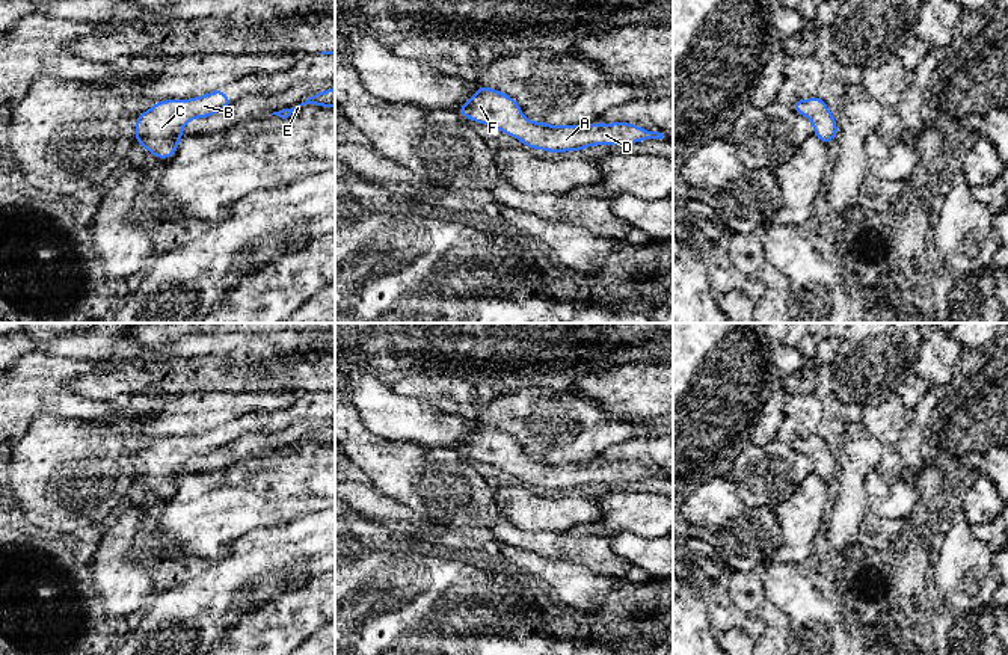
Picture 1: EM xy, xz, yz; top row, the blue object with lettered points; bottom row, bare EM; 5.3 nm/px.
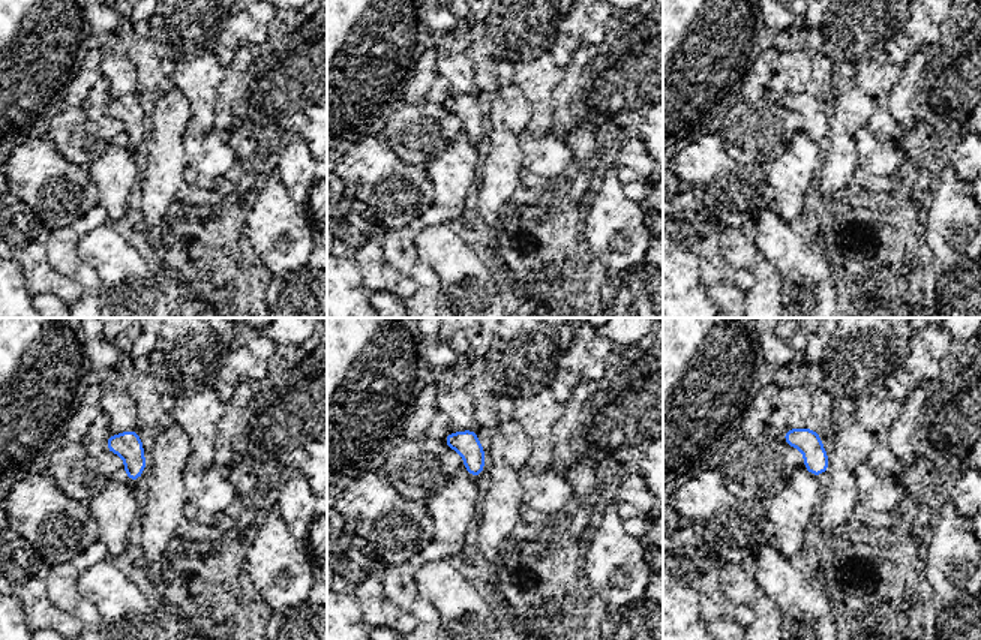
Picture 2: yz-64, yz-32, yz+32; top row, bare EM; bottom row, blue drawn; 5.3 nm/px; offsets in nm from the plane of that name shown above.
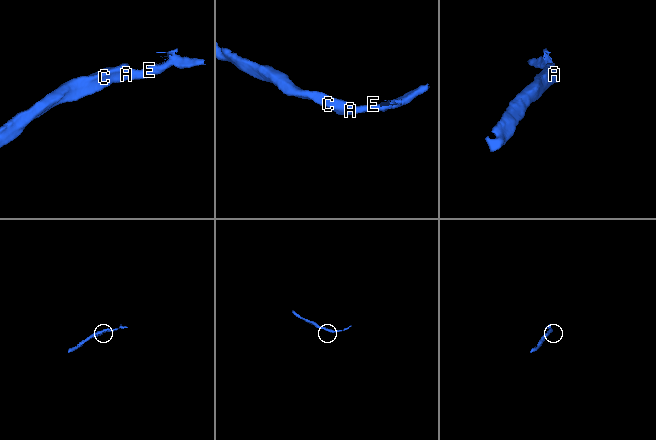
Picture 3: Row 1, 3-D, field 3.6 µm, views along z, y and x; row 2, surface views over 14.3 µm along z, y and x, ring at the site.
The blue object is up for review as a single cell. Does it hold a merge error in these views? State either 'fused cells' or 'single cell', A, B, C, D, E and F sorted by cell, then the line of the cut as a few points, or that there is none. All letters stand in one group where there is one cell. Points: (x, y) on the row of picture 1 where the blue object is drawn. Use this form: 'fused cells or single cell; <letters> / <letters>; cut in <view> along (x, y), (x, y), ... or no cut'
single cell; A B C D E F; no cut

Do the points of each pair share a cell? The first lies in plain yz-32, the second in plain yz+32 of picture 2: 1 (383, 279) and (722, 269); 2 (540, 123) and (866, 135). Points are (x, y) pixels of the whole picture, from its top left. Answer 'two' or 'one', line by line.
1: one
2: two

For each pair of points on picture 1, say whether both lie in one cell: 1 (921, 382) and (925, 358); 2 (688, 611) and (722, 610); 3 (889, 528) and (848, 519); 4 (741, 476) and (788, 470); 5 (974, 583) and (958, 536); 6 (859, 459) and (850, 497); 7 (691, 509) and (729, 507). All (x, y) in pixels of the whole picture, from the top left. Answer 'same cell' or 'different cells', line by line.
1: same cell
2: different cells
3: different cells
4: same cell
5: same cell
6: same cell
7: same cell

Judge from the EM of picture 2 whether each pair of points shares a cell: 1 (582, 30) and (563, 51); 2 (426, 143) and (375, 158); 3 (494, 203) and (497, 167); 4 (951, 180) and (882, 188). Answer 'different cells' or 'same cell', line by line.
1: same cell
2: different cells
3: same cell
4: different cells

